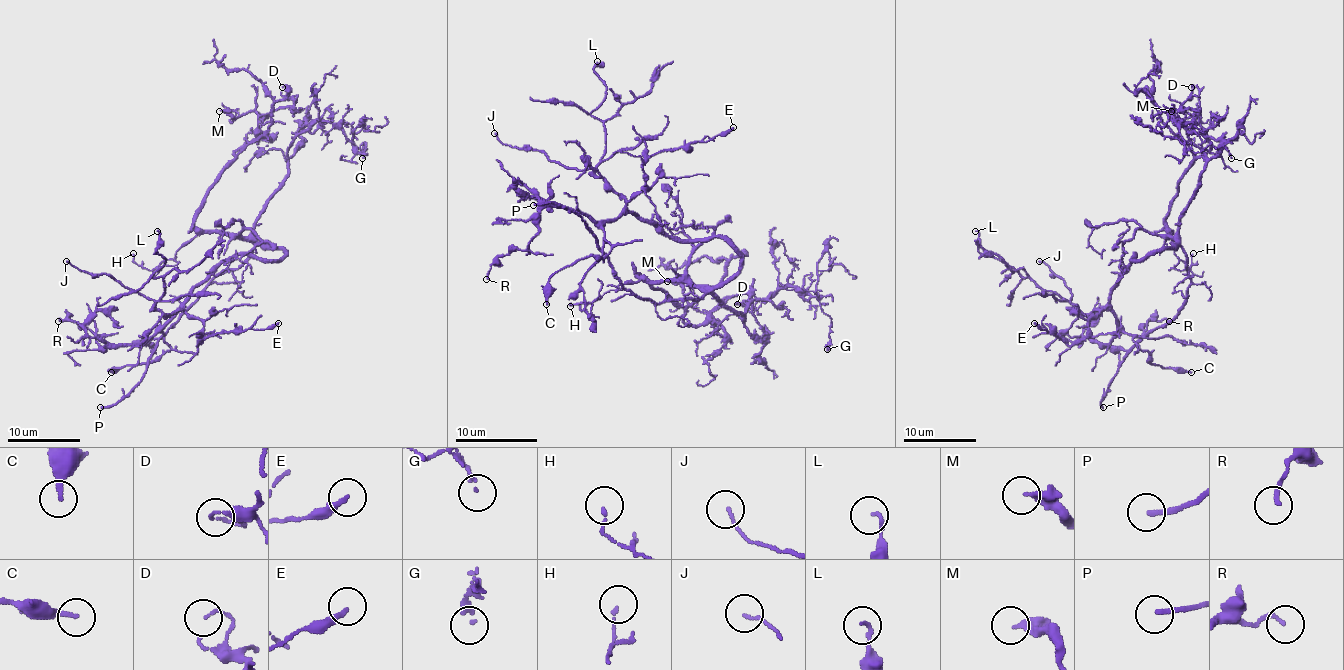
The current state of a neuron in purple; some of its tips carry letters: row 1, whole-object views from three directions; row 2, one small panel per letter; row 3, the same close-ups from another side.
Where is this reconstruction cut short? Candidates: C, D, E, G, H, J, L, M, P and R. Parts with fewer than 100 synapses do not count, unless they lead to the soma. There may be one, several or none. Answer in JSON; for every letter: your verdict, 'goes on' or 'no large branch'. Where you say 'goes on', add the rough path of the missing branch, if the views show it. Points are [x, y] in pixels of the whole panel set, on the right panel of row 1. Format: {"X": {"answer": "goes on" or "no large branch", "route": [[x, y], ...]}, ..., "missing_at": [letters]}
{"C": {"answer": "no large branch"}, "D": {"answer": "no large branch"}, "E": {"answer": "no large branch"}, "G": {"answer": "no large branch"}, "H": {"answer": "no large branch"}, "J": {"answer": "no large branch"}, "L": {"answer": "no large branch"}, "M": {"answer": "no large branch"}, "P": {"answer": "goes on"}, "R": {"answer": "no large branch"}, "missing_at": ["P"]}

